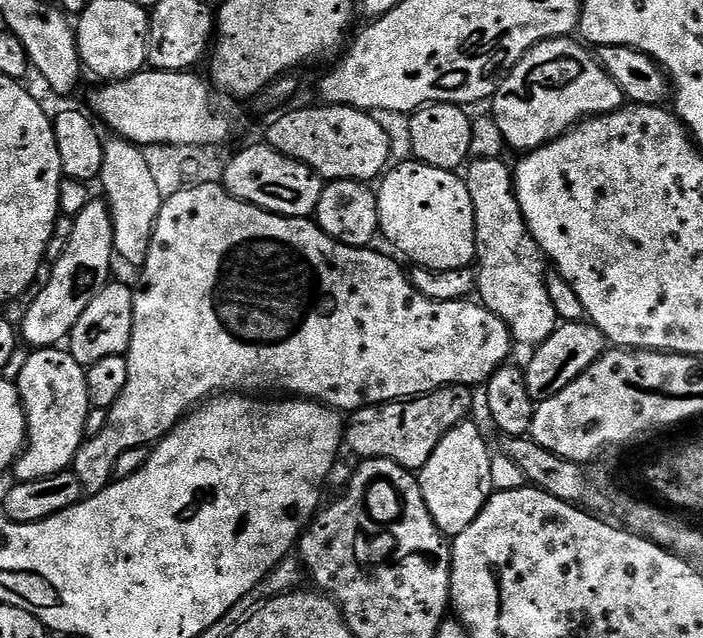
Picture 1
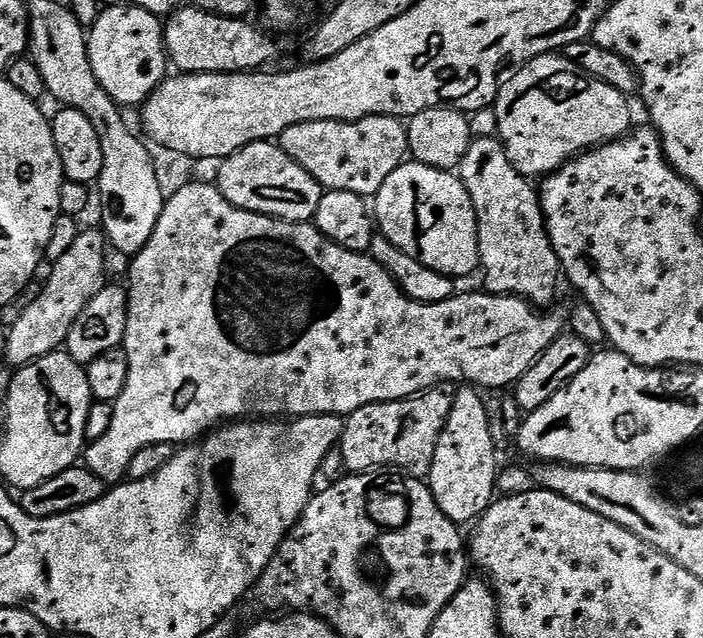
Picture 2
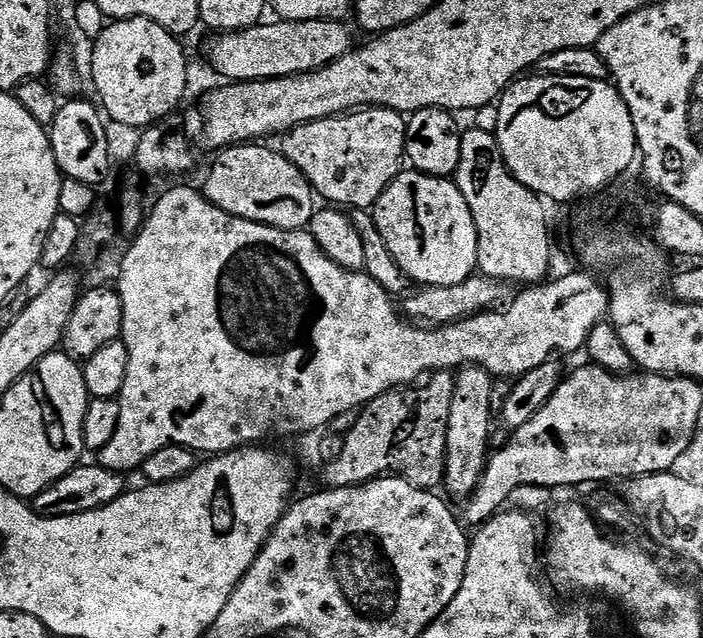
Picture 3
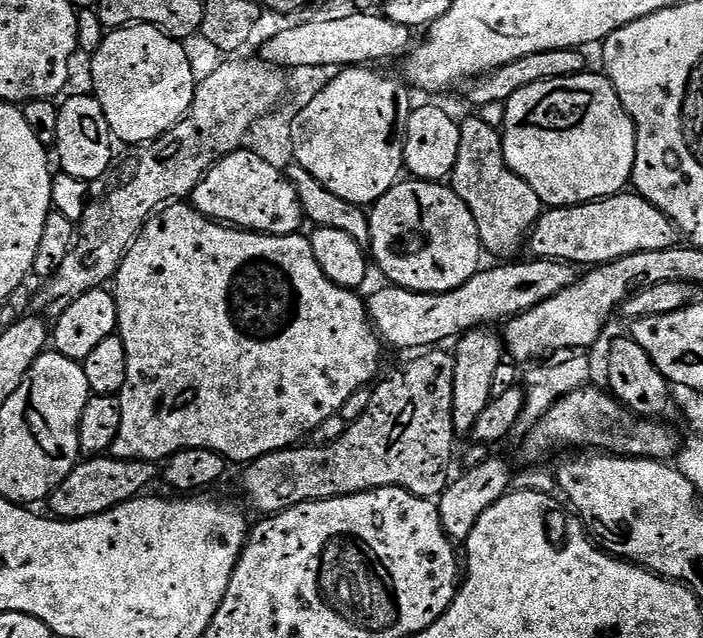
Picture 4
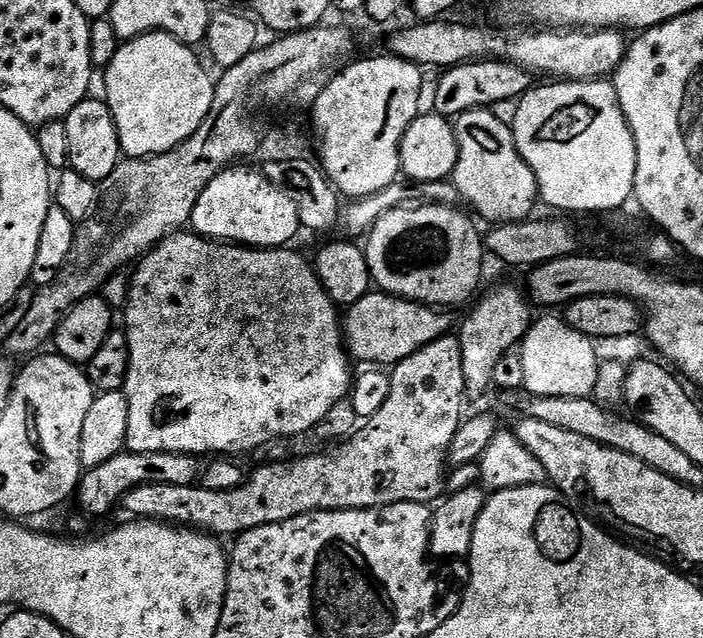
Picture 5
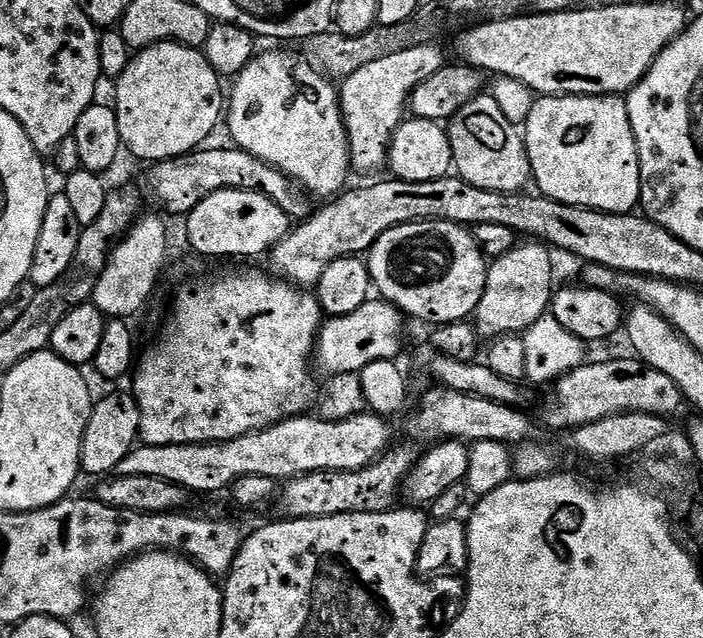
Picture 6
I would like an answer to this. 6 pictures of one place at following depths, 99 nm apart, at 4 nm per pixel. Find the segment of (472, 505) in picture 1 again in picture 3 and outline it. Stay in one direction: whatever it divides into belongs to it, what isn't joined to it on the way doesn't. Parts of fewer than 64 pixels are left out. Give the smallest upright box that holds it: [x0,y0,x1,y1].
[444,366,494,498]

